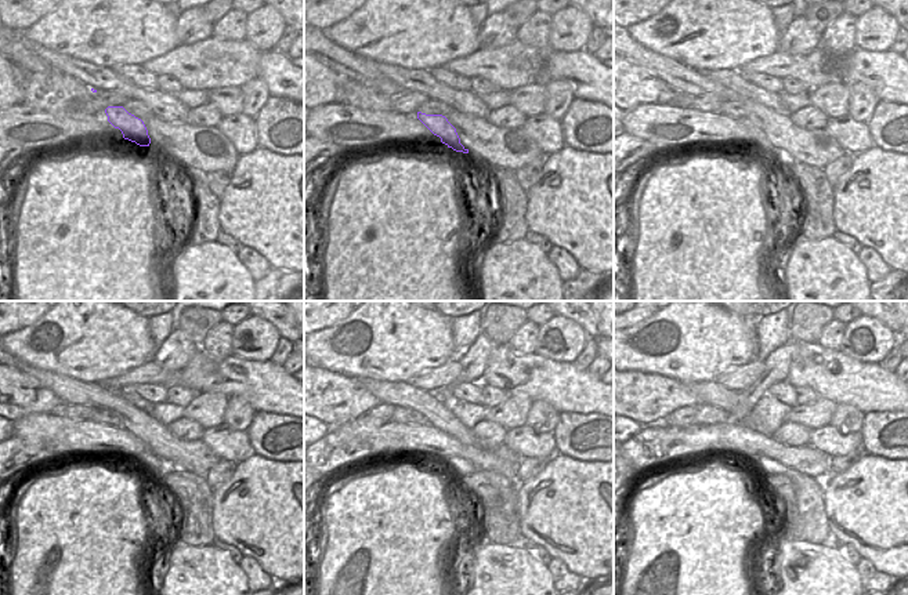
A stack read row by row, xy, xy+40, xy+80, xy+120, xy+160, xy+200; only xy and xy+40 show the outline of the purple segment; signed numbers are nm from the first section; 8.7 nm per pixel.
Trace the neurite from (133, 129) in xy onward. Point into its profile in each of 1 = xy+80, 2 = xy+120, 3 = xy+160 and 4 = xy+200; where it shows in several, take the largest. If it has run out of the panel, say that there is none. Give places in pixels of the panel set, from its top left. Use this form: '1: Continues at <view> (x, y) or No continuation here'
1: Continues at xy+80 (766, 149)
2: Continues at xy+120 (154, 465)
3: Continues at xy+160 (459, 465)
4: Continues at xy+200 (810, 523).

